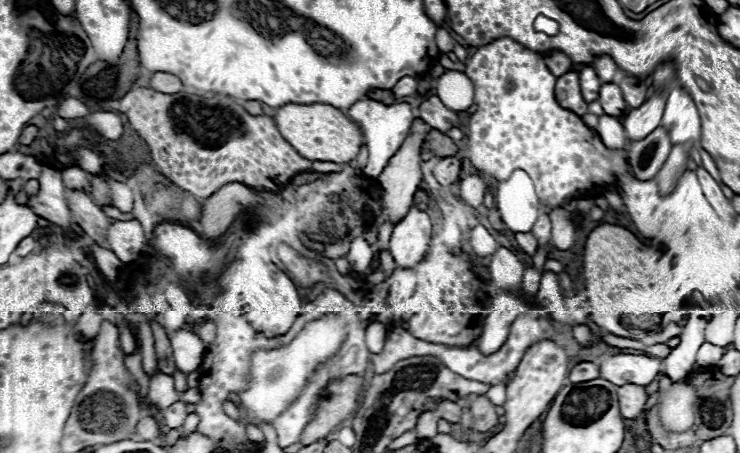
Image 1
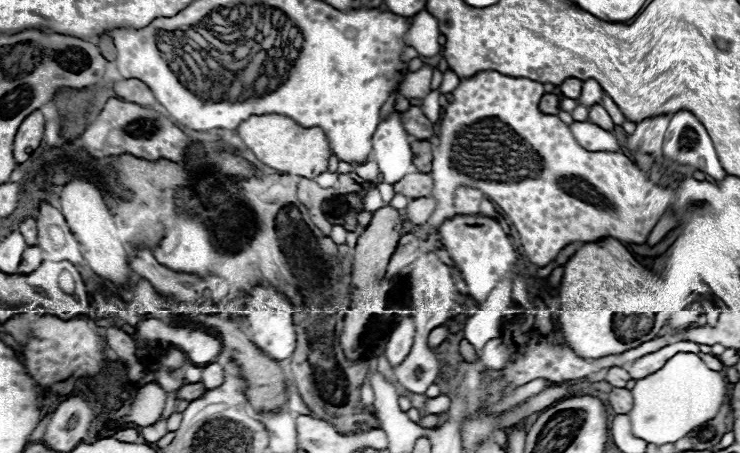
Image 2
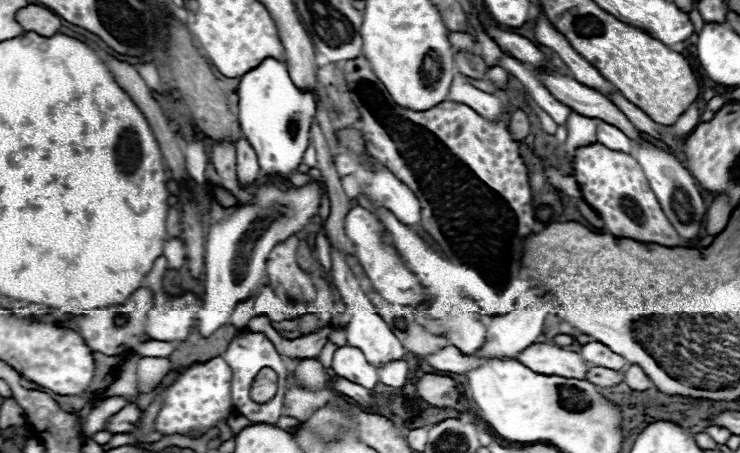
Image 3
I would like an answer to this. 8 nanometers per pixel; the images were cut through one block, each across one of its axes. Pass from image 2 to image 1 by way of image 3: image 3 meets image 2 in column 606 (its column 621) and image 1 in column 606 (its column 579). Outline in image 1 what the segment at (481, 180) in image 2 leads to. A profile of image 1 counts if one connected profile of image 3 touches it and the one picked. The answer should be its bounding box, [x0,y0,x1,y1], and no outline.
[466,36,630,208]

